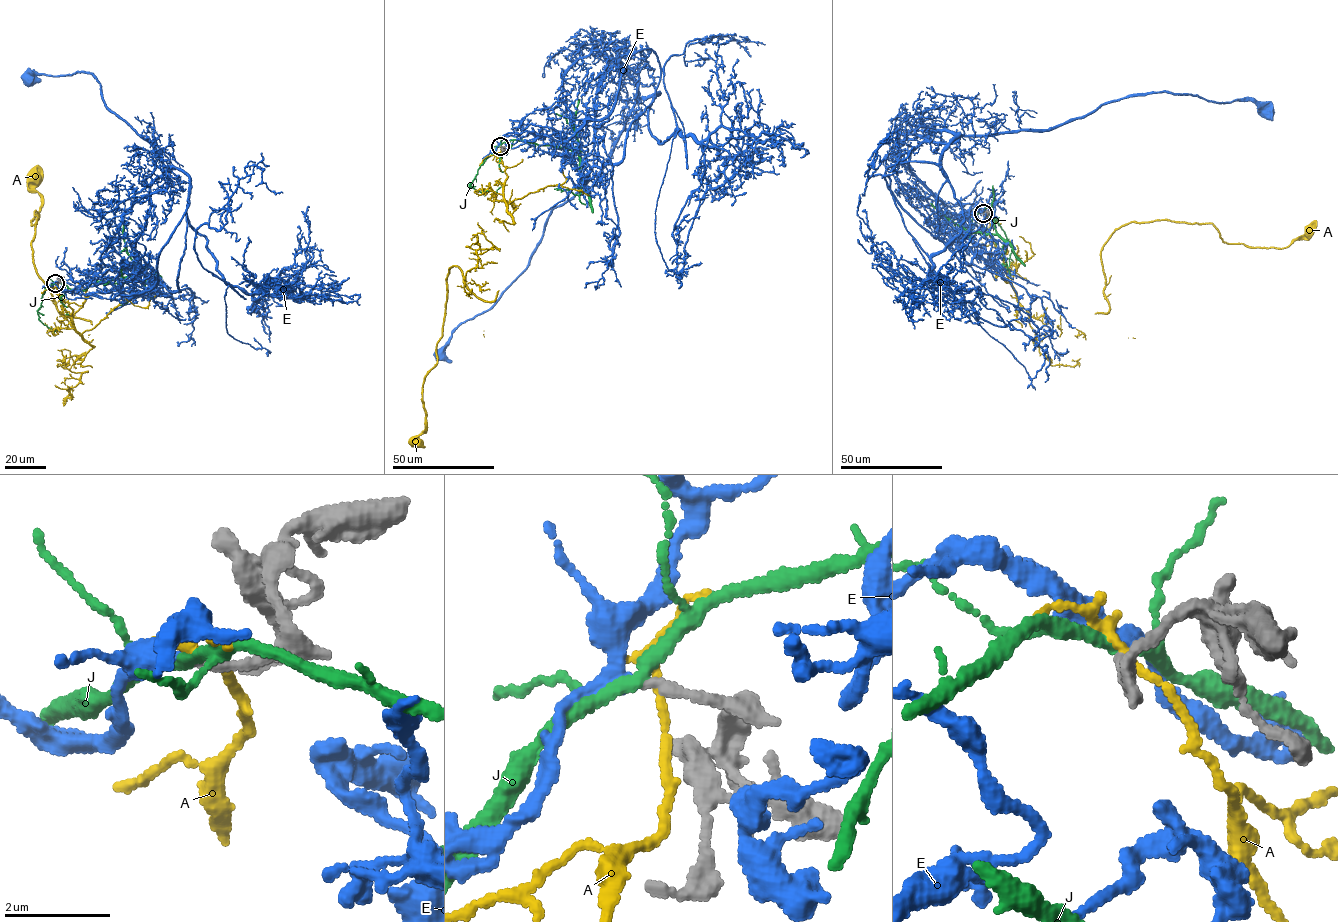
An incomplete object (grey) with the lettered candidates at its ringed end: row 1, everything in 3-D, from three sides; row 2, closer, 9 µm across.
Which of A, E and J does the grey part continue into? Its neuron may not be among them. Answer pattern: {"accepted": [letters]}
{"accepted": ["E"]}

